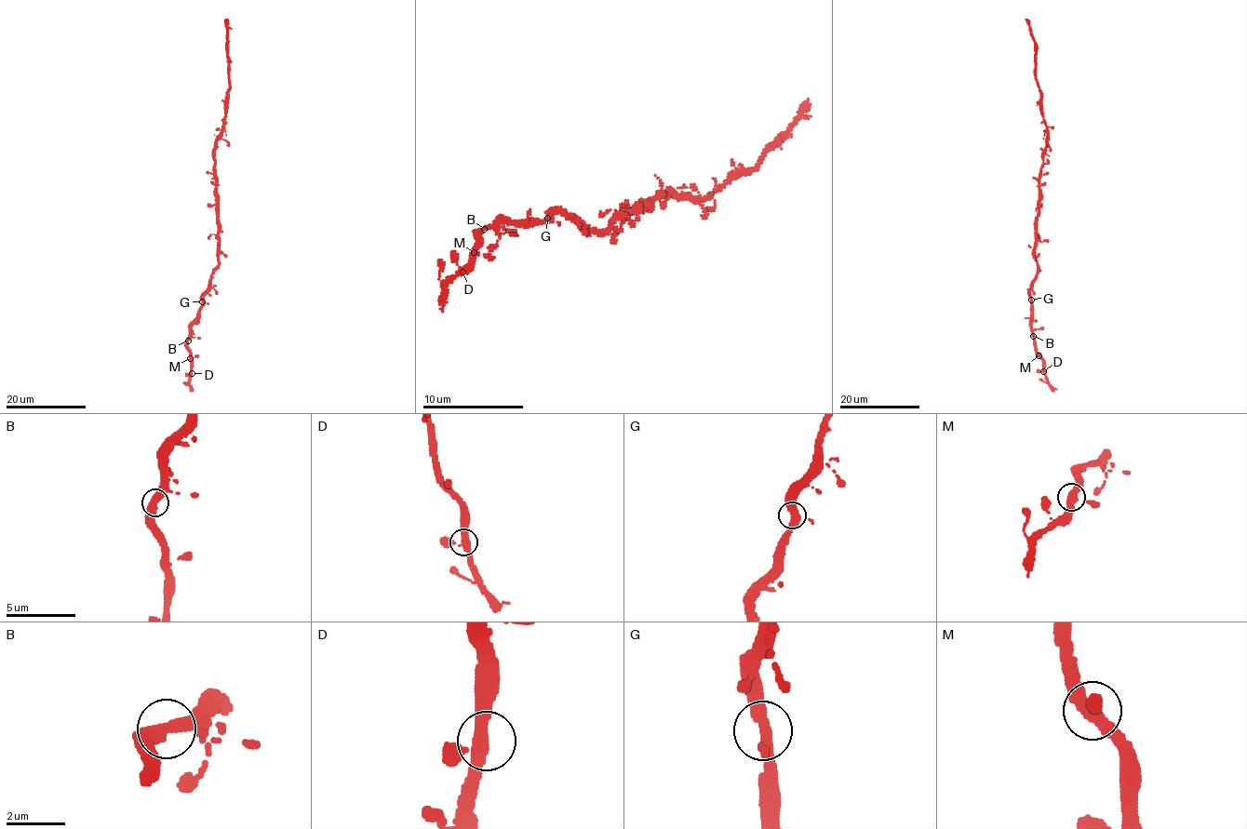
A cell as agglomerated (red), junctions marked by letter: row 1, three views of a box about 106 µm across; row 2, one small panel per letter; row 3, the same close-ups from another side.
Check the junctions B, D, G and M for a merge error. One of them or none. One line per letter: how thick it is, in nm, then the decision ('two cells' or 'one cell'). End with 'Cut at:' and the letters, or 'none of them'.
B: 460 nm thick; one cell
D: 360 nm thick; one cell
G: 360 nm thick; one cell
M: 340 nm thick; one cell
Cut at: none of them

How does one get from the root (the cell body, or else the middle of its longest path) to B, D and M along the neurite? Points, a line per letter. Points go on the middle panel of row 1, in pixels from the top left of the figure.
B: (641, 208), (624, 217), (622, 214), (603, 231), (584, 229), (558, 213), (529, 225), (503, 220), (484, 229)
D: (641, 208), (594, 232), (558, 213), (529, 225), (503, 220), (475, 235), (470, 264), (462, 272)
M: (641, 208), (594, 232), (558, 213), (529, 225), (503, 220), (475, 235), (474, 252)

